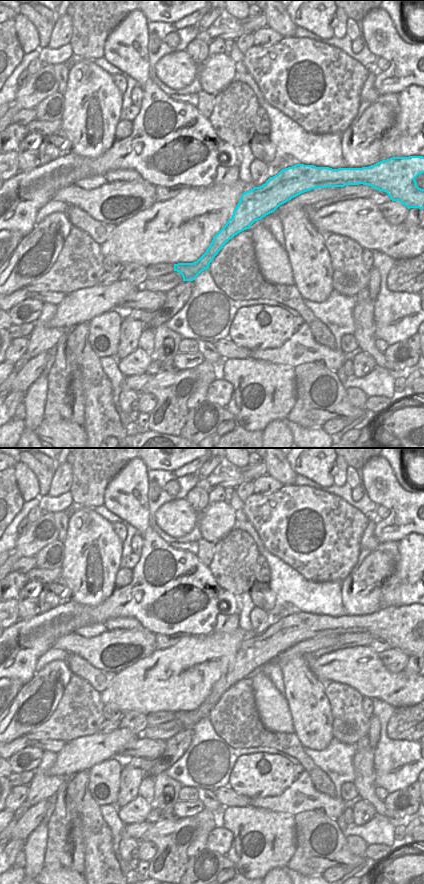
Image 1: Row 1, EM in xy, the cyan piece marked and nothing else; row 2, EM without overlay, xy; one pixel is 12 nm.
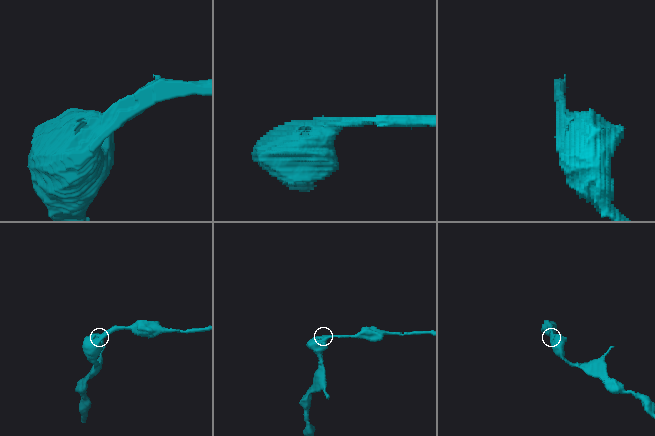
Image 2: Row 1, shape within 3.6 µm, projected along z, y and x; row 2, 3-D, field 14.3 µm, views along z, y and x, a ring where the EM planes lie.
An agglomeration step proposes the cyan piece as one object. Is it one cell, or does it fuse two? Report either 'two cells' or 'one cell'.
one cell

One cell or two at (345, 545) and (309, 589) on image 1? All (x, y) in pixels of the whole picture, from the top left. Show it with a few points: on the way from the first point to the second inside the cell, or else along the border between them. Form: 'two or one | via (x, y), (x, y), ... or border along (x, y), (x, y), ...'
two | border along (295, 570), (310, 580), (340, 581)

